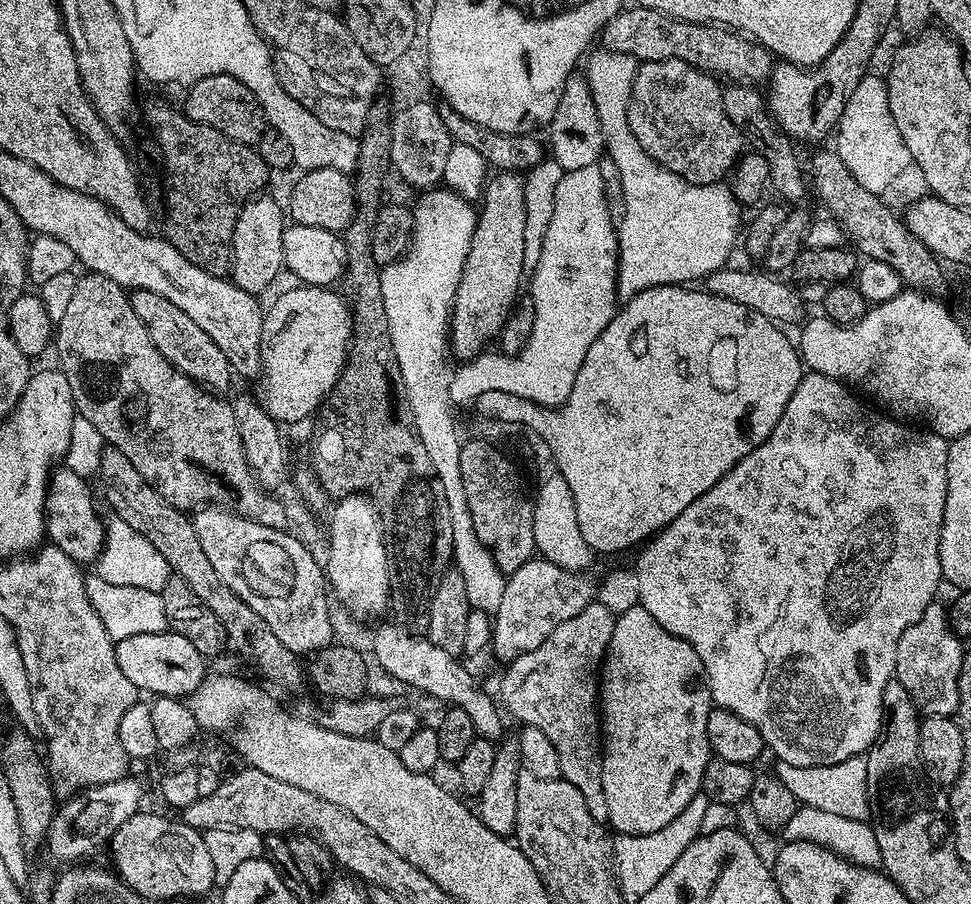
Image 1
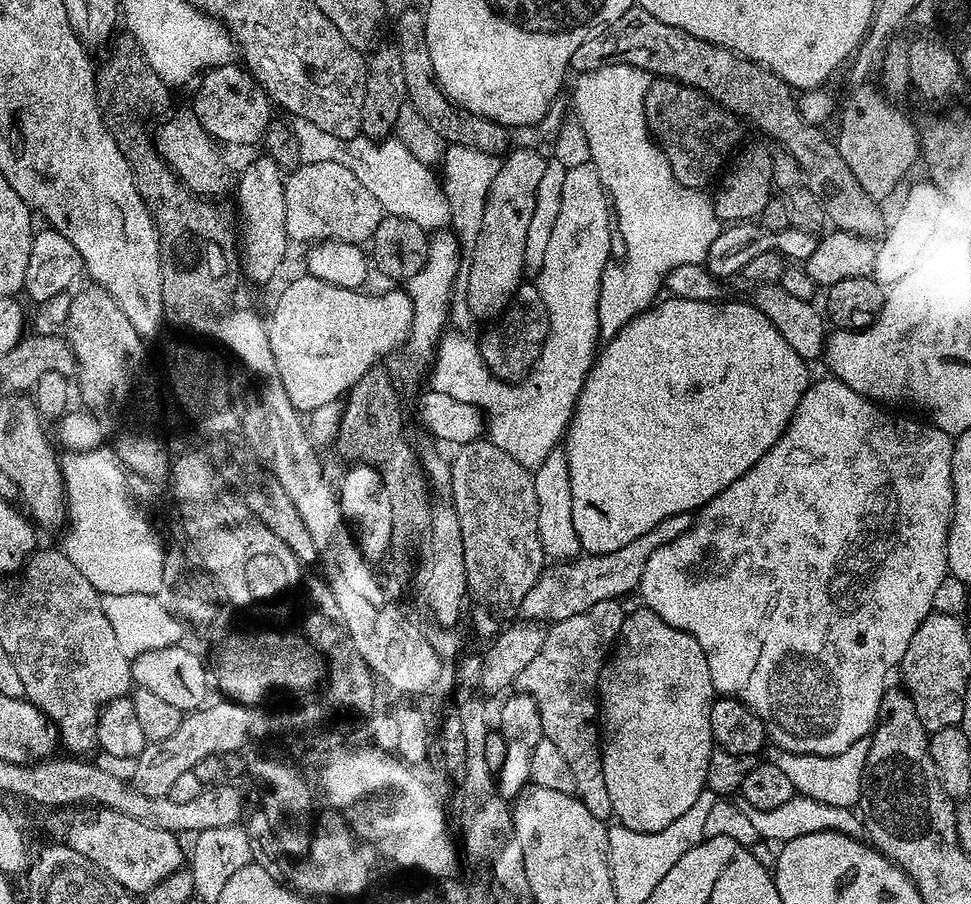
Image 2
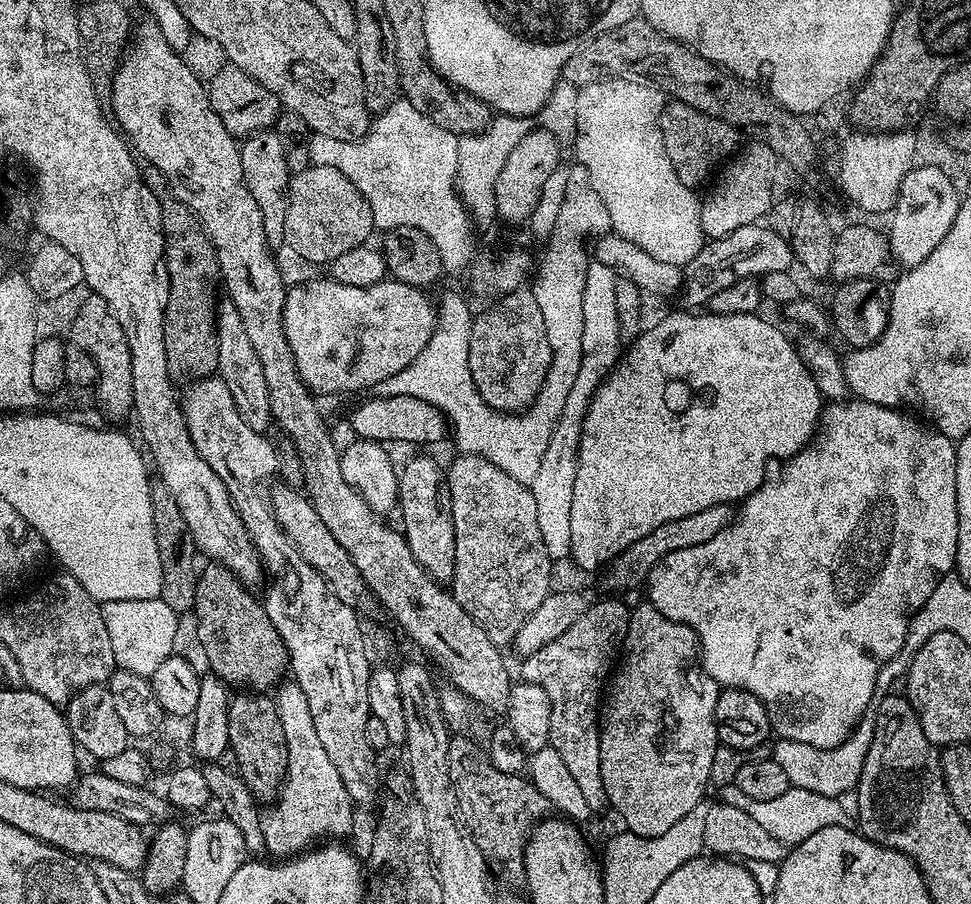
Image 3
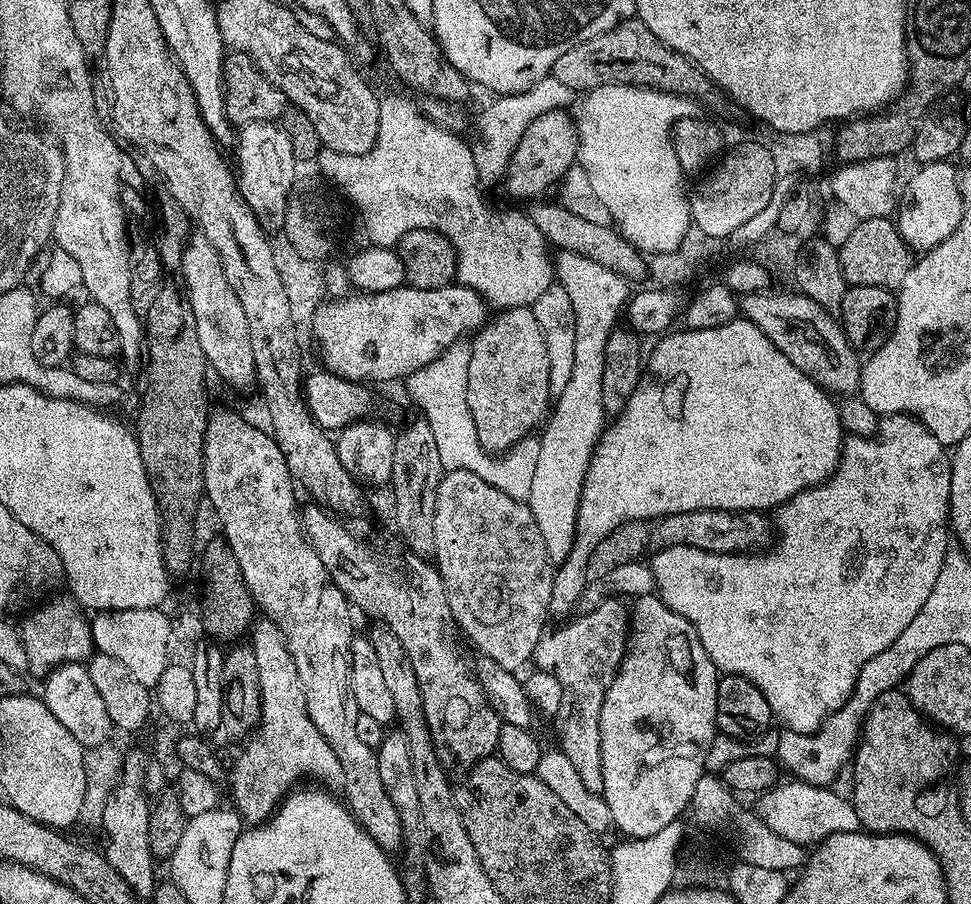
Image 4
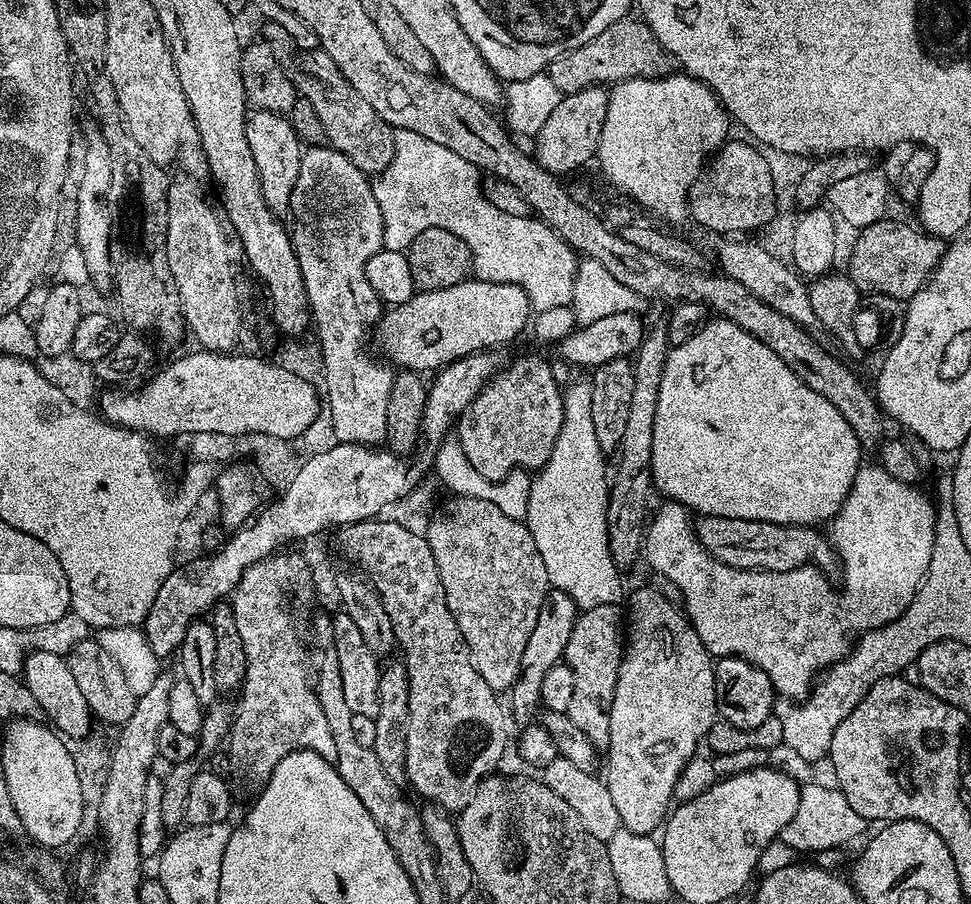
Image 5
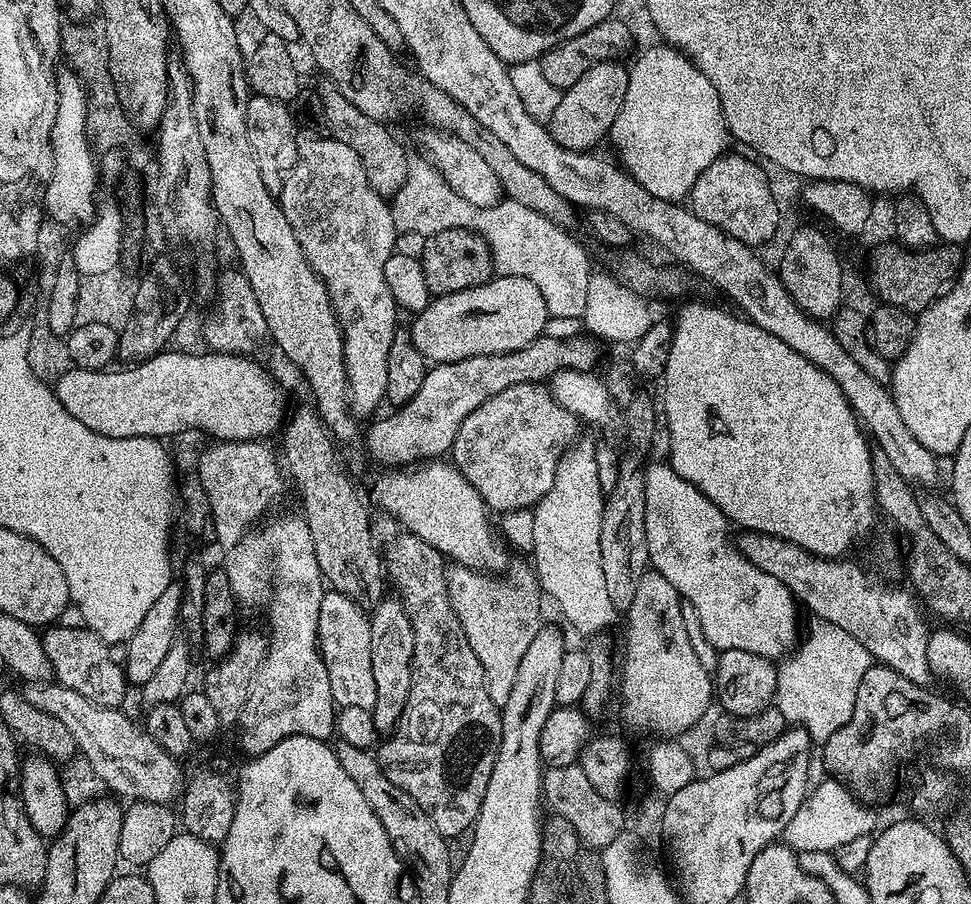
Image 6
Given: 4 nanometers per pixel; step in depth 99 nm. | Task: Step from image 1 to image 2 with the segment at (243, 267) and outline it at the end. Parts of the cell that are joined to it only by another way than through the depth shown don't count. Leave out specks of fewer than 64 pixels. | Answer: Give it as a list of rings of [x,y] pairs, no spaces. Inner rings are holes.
[[[260,154],[244,168],[240,185],[236,188],[236,200],[240,203],[240,216],[244,219],[242,234],[242,272],[256,284],[264,284],[276,276],[276,271],[288,256],[290,241],[286,232],[285,199],[283,198],[285,177],[278,165],[266,154]]]

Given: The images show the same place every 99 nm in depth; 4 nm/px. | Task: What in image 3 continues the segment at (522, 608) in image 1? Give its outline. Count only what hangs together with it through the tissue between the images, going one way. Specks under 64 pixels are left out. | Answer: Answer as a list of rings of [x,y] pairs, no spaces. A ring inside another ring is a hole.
[[[727,504],[710,506],[710,510],[698,510],[698,514],[686,514],[686,518],[674,518],[674,522],[662,522],[662,526],[650,530],[638,542],[631,544],[622,555],[617,556],[603,569],[604,584],[608,588],[636,588],[647,581],[648,575],[658,566],[666,554],[674,554],[674,550],[686,550],[690,546],[702,546],[702,542],[710,542],[714,534],[718,534],[726,525],[732,523],[734,512]]]

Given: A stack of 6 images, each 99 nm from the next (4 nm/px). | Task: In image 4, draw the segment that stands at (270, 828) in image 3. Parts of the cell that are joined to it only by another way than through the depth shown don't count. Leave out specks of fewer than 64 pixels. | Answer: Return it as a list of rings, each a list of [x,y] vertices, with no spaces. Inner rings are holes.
[[[257,623],[250,636],[252,653],[254,658],[258,658],[260,727],[249,739],[253,740],[241,750],[236,765],[230,768],[231,803],[241,821],[248,826],[265,823],[279,809],[285,797],[299,785],[296,783],[303,776],[317,780],[320,783],[317,785],[328,790],[344,787],[342,762],[338,762],[338,754],[330,750],[330,742],[322,738],[318,726],[314,726],[306,710],[306,694],[302,690],[302,682],[298,682],[298,666],[294,666],[294,658],[290,658],[284,636],[275,624],[263,623]]]

